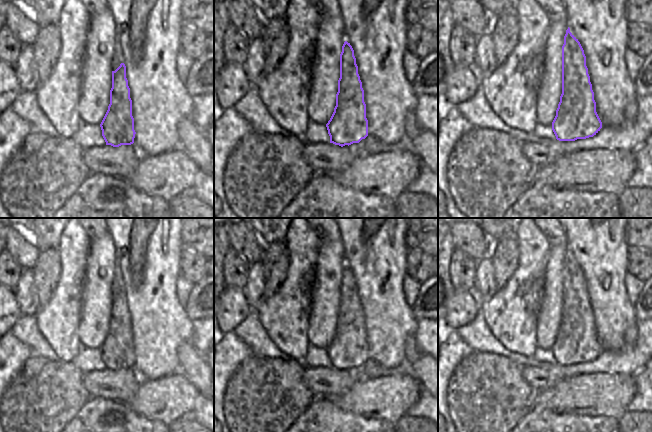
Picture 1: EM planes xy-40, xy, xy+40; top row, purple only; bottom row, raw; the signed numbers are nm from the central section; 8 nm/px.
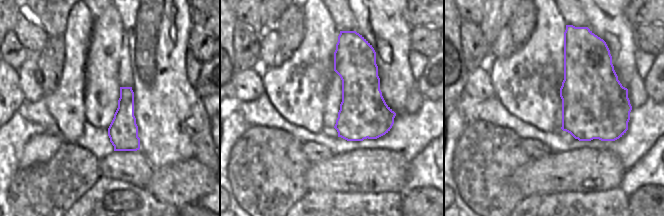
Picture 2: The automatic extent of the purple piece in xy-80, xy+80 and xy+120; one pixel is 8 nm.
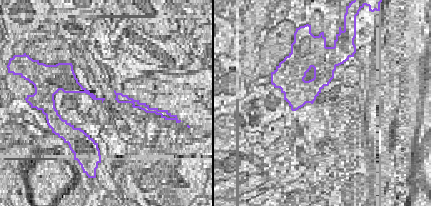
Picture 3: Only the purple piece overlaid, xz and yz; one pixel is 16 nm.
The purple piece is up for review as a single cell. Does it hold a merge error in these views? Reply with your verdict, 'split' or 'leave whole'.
split

